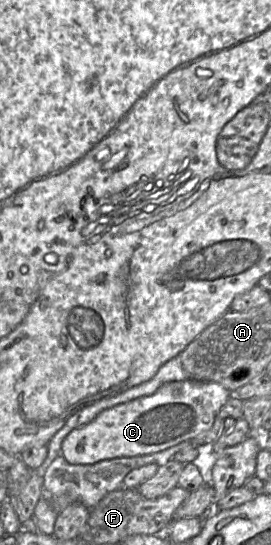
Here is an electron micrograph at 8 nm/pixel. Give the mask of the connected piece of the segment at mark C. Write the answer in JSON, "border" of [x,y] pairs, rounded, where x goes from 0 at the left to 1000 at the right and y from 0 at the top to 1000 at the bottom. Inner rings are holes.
{"border":[[[616,701],[572,721],[395,750],[332,776],[266,789],[236,804],[221,833],[280,853],[609,826],[768,791],[849,727],[852,717],[797,701]]]}

